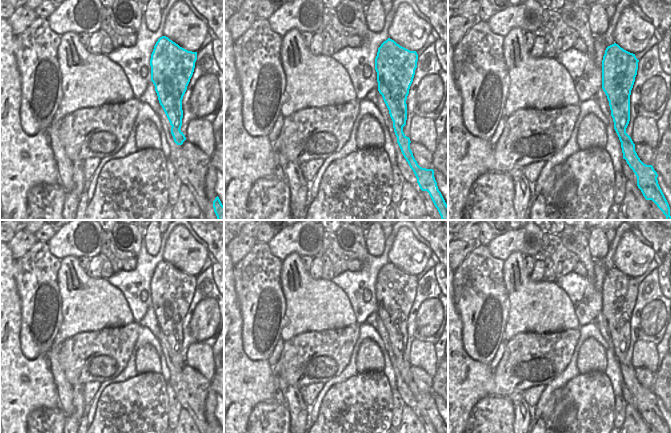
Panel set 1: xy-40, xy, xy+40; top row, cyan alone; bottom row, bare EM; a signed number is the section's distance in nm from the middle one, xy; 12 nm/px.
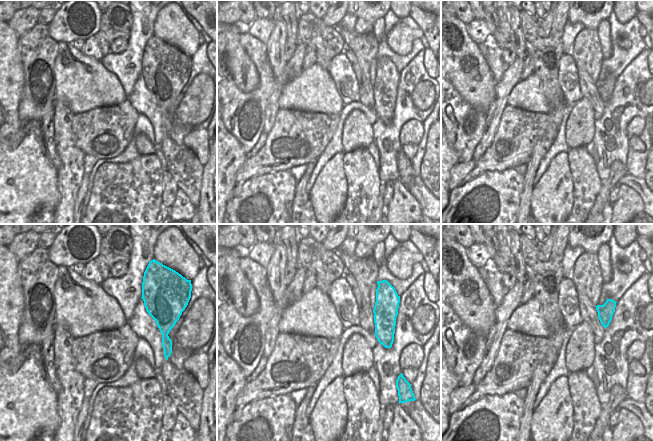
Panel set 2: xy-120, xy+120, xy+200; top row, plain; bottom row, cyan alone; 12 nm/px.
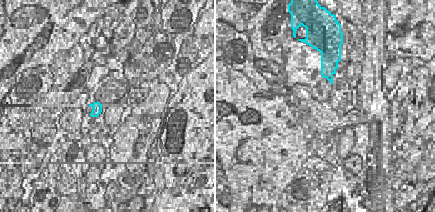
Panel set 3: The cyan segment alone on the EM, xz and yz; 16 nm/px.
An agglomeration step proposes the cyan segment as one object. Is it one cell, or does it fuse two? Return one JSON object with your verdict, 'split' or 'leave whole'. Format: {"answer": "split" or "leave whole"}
{"answer": "leave whole"}

